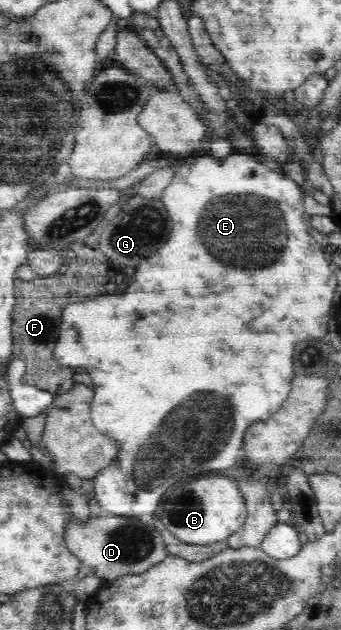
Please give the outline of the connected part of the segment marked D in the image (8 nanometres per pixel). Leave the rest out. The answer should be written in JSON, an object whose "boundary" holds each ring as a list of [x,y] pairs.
{"boundary":[[[100,513],[99,516],[78,522],[72,515],[65,527],[63,542],[84,565],[91,567],[94,576],[102,583],[115,581],[124,575],[145,573],[170,554],[167,538],[153,524],[145,525],[139,517]]]}

